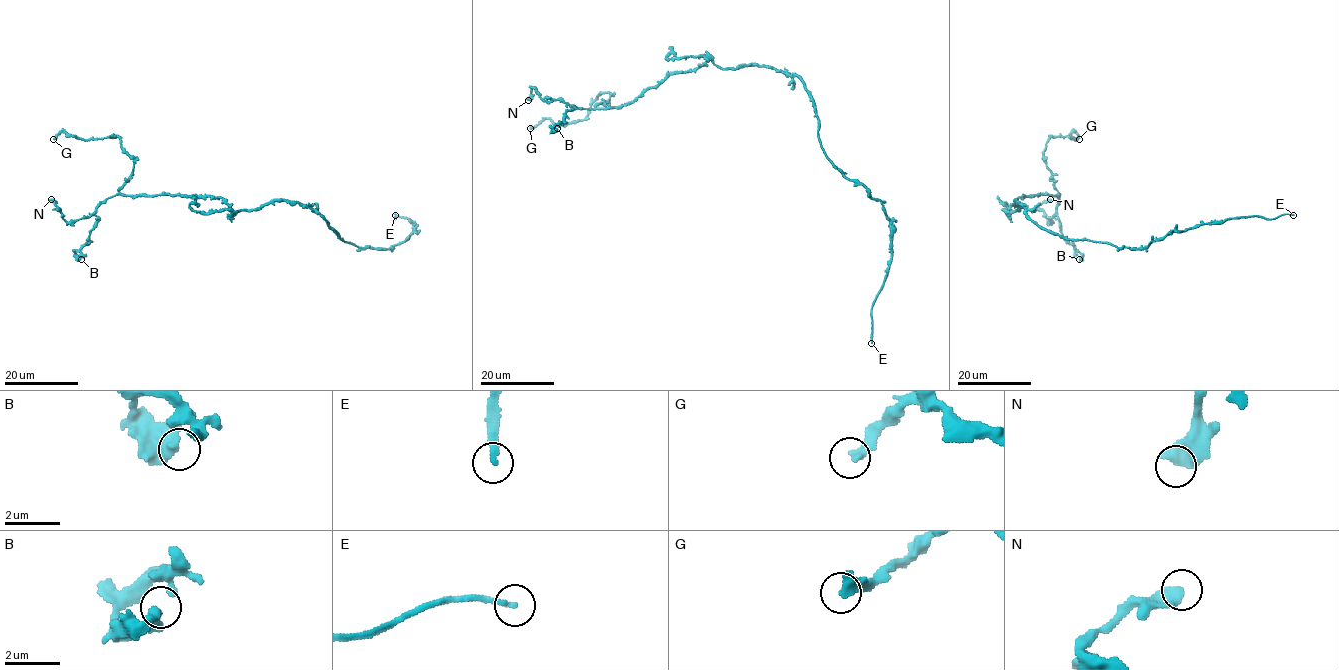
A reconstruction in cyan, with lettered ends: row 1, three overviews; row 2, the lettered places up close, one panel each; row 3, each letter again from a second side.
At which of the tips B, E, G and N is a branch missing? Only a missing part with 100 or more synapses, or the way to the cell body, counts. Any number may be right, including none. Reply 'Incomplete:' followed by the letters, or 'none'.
Incomplete: E

